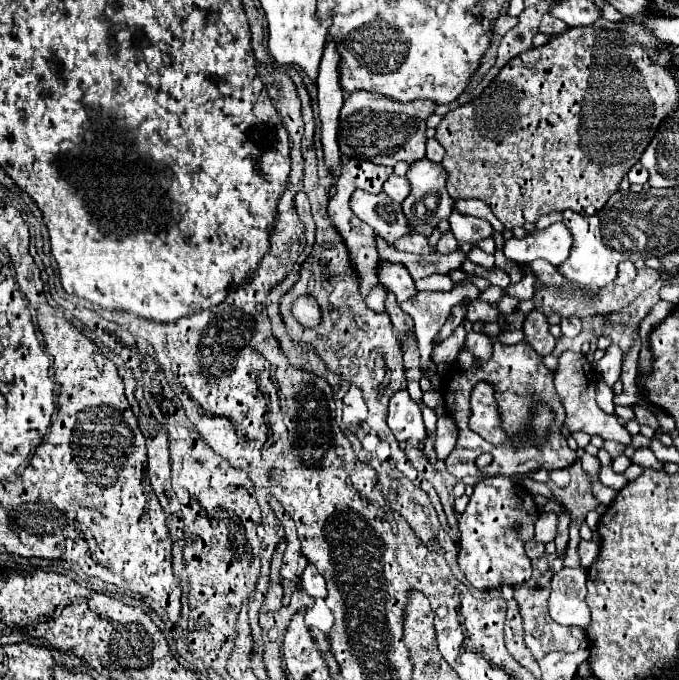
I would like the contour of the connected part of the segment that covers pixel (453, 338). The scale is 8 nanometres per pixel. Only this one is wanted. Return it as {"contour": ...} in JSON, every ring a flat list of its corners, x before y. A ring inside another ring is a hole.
{"contour":[[463,323,459,325,449,338,445,339,439,346,433,348,431,358,436,364,450,365,457,361,458,354,464,343,467,332]]}

